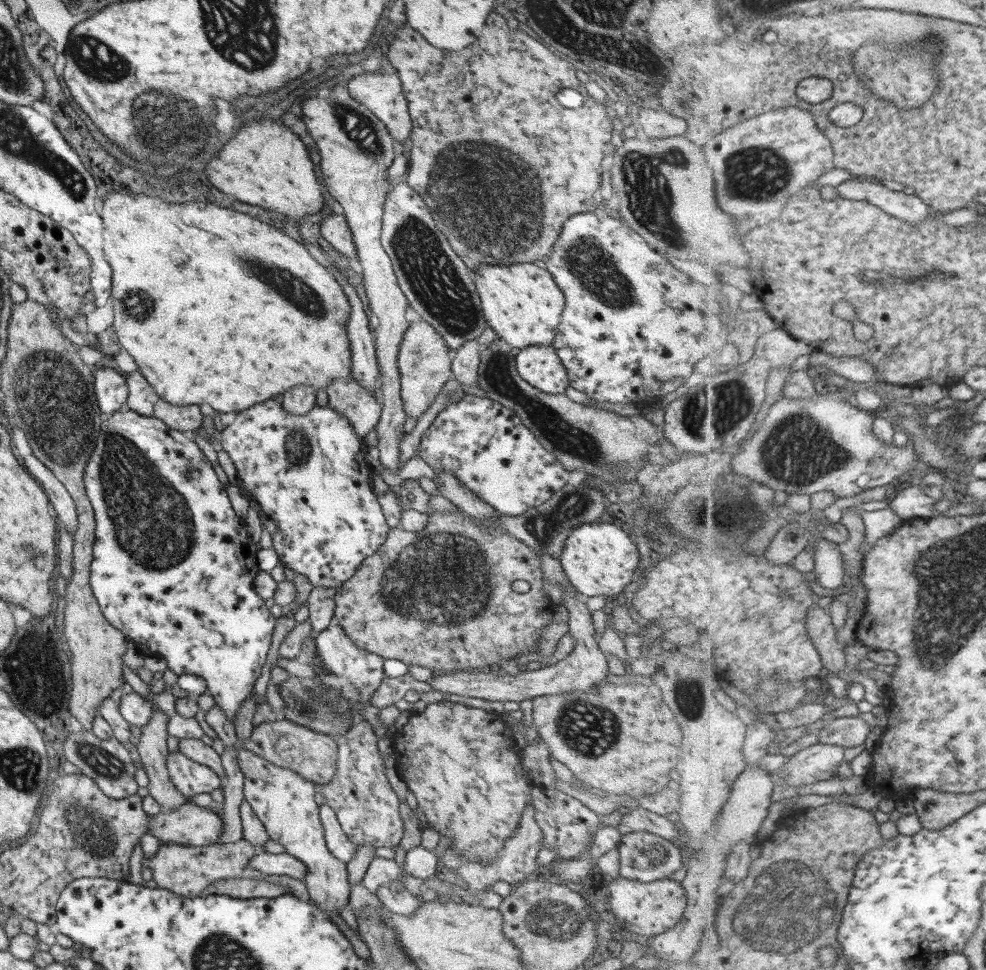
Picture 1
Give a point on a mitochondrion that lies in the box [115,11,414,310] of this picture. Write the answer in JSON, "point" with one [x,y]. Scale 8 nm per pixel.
{"point":[161,102]}

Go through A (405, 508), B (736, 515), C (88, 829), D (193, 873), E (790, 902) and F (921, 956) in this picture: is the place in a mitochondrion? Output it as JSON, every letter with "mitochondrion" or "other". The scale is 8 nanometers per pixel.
{"A":"other","B":"mitochondrion","C":"mitochondrion","D":"other","E":"mitochondrion","F":"other"}

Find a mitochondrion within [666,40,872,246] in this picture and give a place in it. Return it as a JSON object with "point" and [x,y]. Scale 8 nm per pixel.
{"point":[760,185]}

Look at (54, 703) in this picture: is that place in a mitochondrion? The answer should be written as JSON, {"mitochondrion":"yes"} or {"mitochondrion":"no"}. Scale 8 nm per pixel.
{"mitochondrion":"no"}

